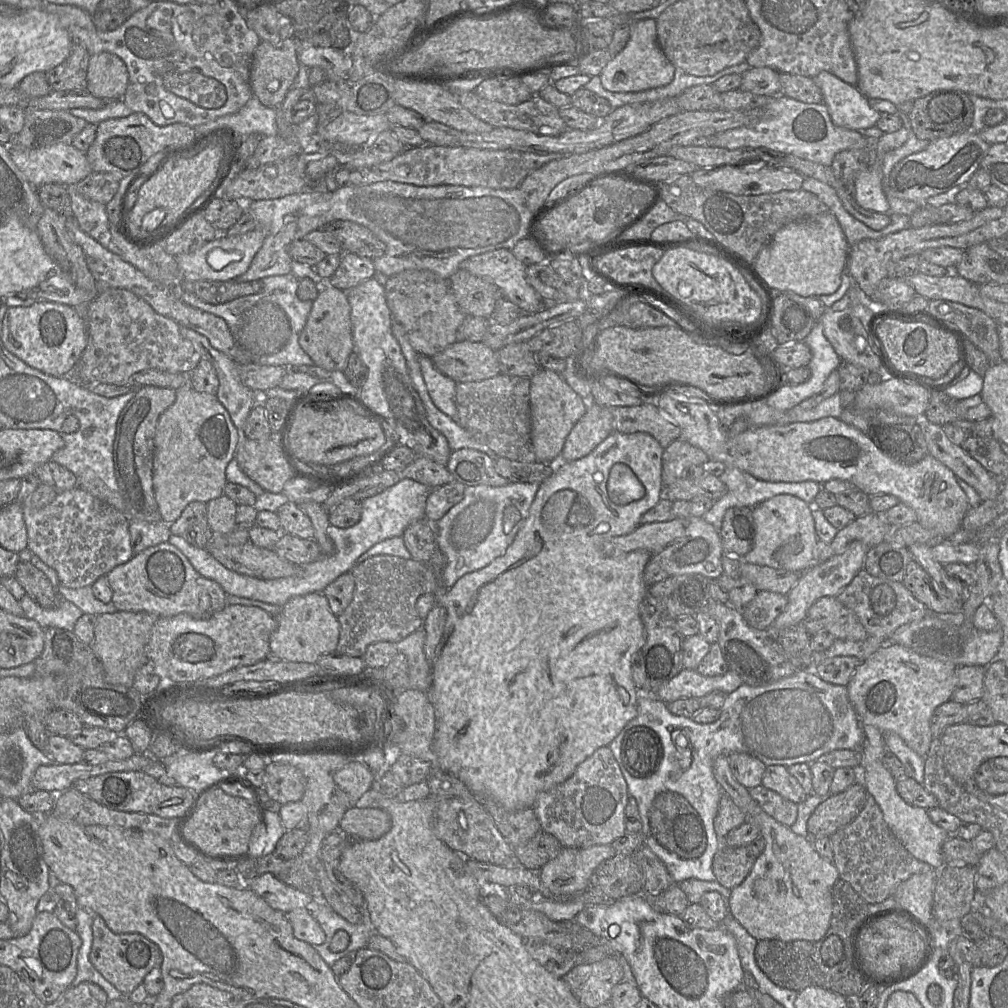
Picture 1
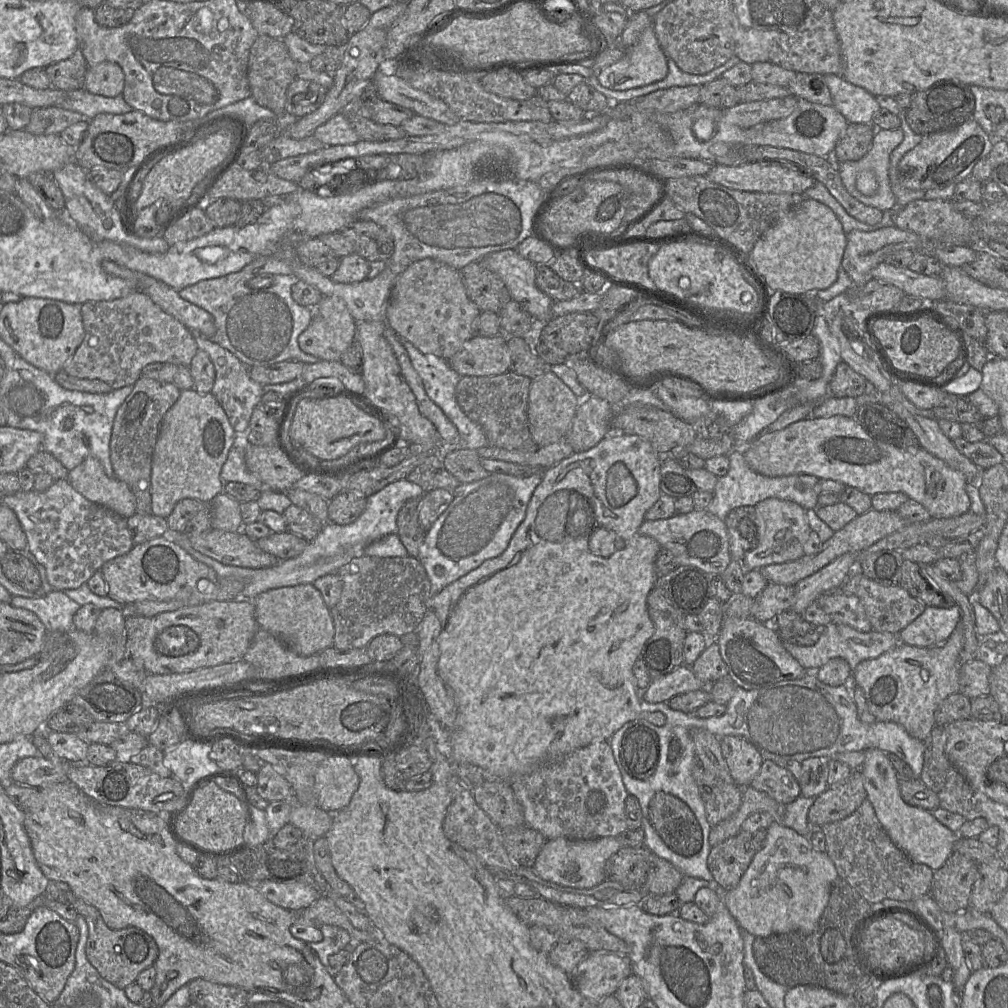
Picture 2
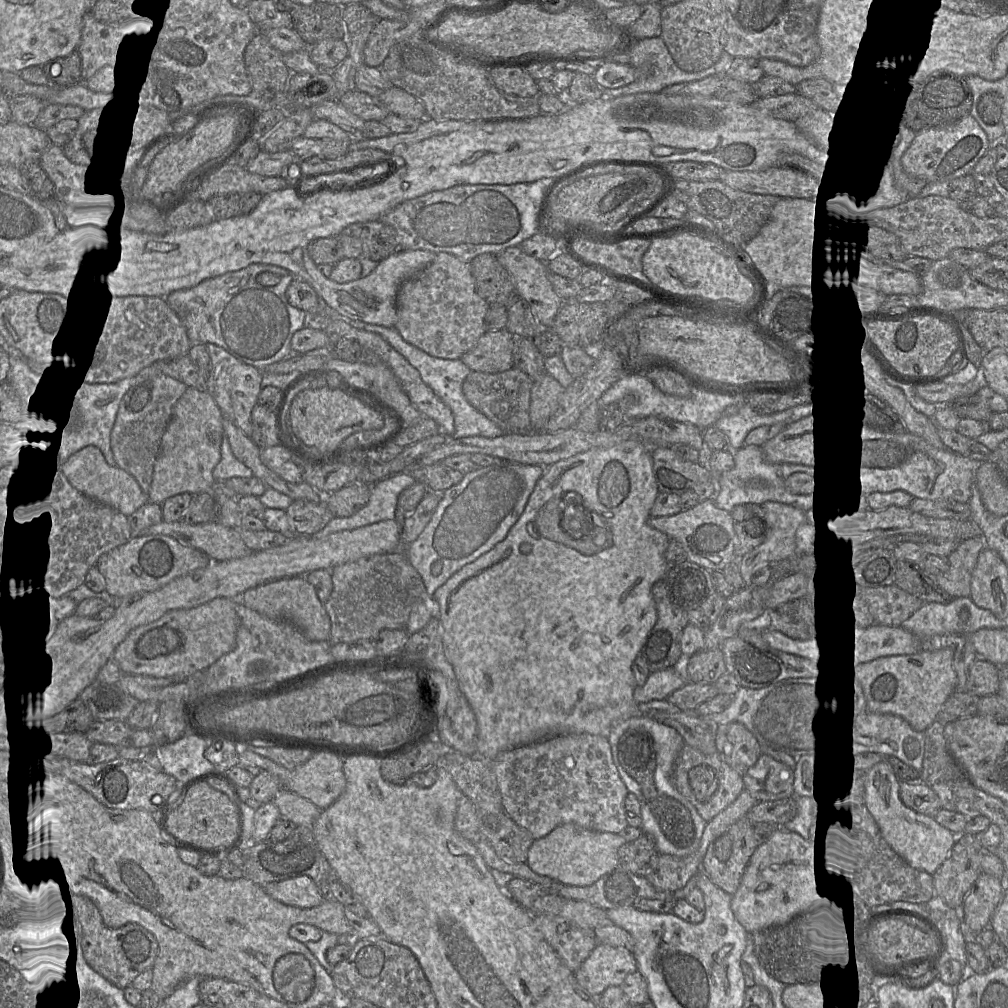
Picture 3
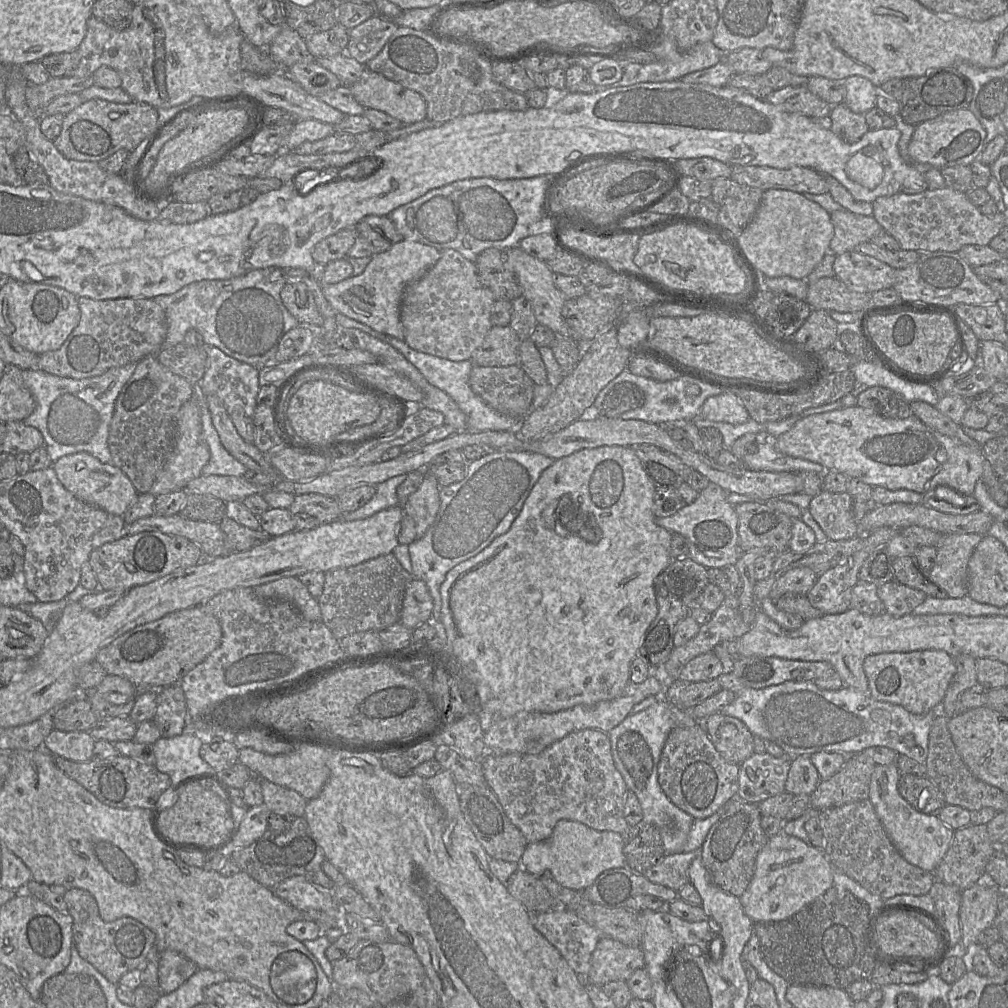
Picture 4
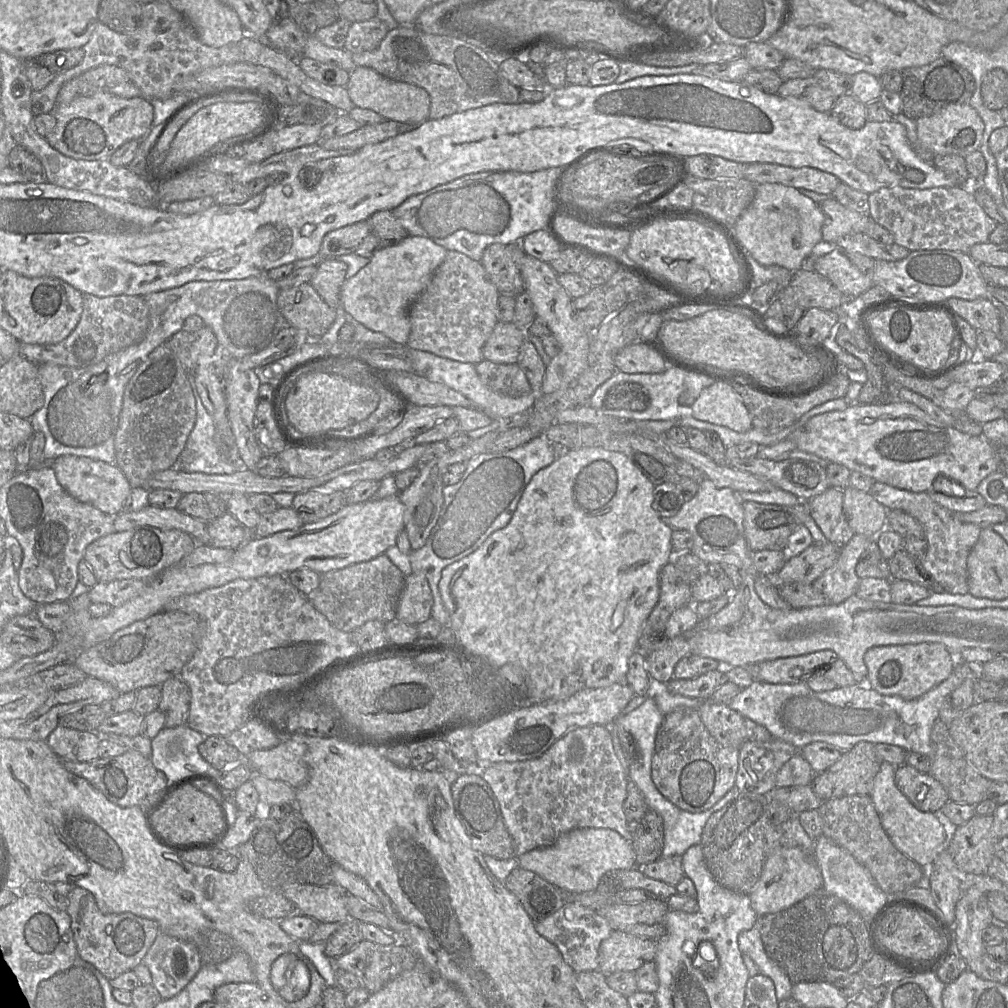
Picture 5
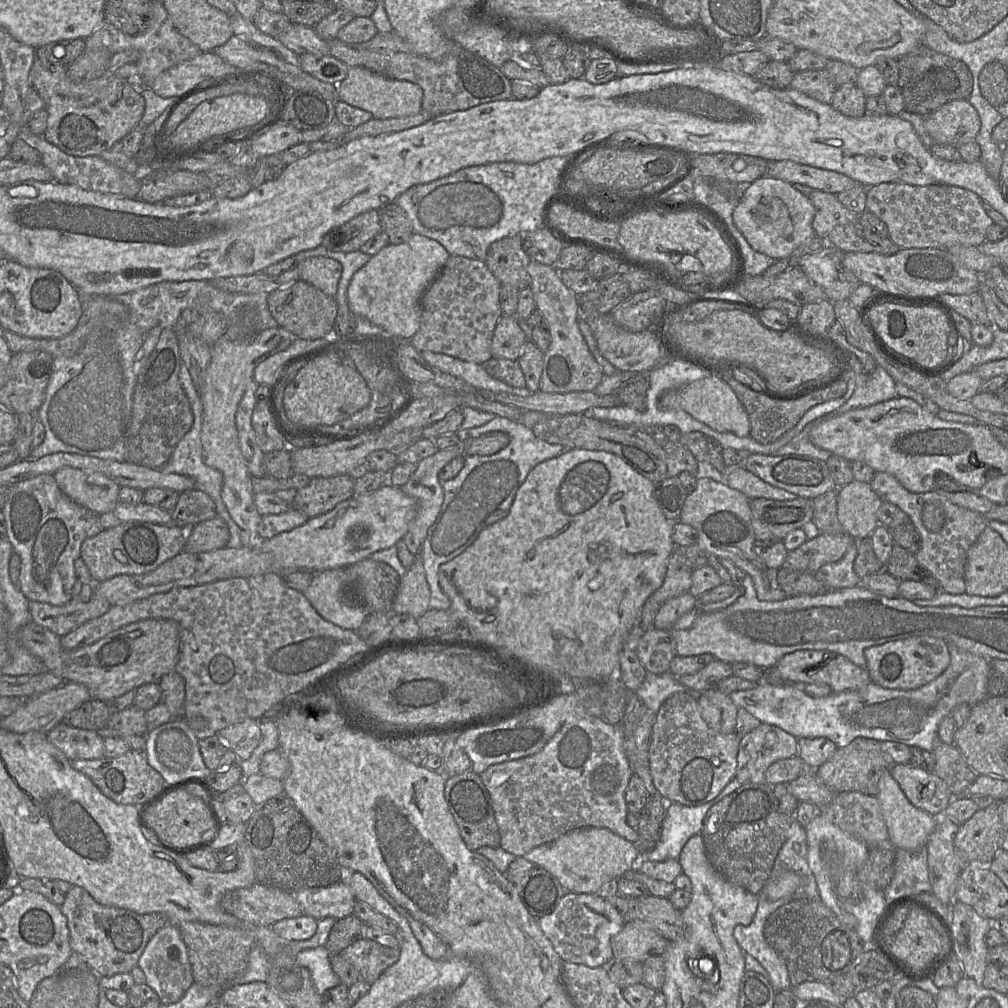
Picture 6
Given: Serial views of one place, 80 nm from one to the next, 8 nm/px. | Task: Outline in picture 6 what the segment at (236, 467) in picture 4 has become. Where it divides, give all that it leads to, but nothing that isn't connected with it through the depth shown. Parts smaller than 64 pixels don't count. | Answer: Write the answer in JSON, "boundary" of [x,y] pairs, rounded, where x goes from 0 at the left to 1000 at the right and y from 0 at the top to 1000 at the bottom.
{"boundary":[[[197,389],[193,390],[193,399],[188,400],[188,402],[192,414],[191,422],[189,426],[178,438],[169,455],[165,458],[165,460],[161,464],[159,464],[159,466],[163,469],[174,469],[190,474],[193,478],[193,486],[201,487],[210,494],[210,496],[214,501],[215,512],[220,514],[224,518],[227,524],[228,536],[223,543],[236,544],[239,541],[241,541],[241,528],[235,522],[235,520],[229,515],[220,497],[219,486],[221,480],[221,471],[217,466],[204,461],[201,457],[201,446],[199,440],[201,403],[197,393]]]}

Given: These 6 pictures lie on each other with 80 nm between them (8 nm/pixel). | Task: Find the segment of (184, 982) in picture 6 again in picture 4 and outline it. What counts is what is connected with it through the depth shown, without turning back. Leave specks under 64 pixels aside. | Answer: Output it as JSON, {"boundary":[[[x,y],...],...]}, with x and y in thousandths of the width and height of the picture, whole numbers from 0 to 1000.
{"boundary":[[[164,942],[158,945],[157,981],[161,986],[167,986],[178,980],[194,963],[195,957],[183,947]]]}

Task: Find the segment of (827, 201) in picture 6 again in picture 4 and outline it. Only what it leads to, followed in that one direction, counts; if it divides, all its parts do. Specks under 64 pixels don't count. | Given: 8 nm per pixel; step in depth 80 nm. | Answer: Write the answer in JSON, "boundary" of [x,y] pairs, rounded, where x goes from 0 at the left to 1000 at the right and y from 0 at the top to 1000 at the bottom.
{"boundary":[[[838,207],[827,209],[823,214],[827,225],[823,249],[827,253],[848,249],[851,243],[863,240],[877,230],[866,214],[855,214]]]}

